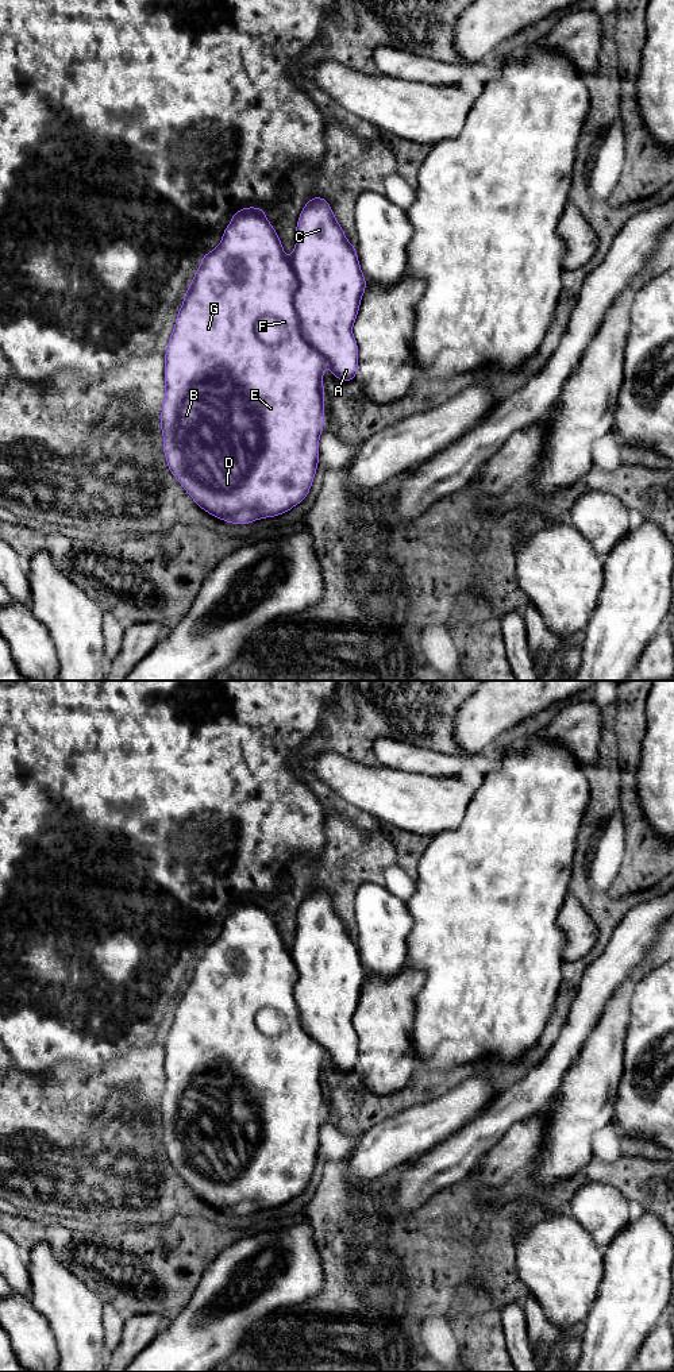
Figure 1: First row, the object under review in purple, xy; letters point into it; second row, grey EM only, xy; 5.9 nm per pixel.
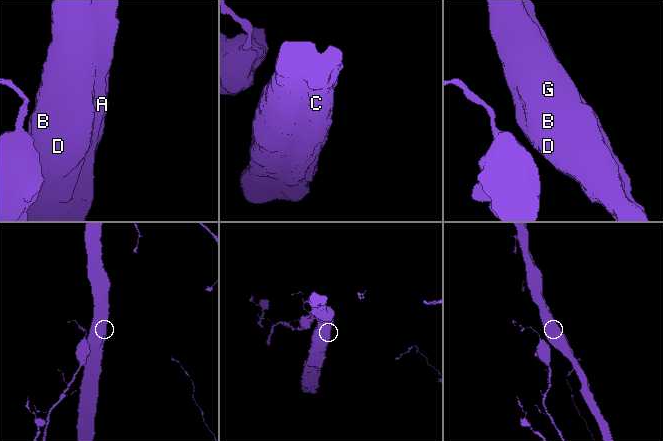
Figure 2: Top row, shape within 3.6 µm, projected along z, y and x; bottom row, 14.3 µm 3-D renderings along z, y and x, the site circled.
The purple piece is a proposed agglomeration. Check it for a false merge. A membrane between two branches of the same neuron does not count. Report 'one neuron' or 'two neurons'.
one neuron

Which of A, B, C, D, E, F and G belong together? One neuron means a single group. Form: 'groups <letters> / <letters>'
groups A B C D E F G

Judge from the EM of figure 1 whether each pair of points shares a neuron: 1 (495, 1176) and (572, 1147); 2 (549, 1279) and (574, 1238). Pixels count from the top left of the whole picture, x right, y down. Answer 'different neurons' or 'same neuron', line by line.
1: same neuron
2: same neuron

